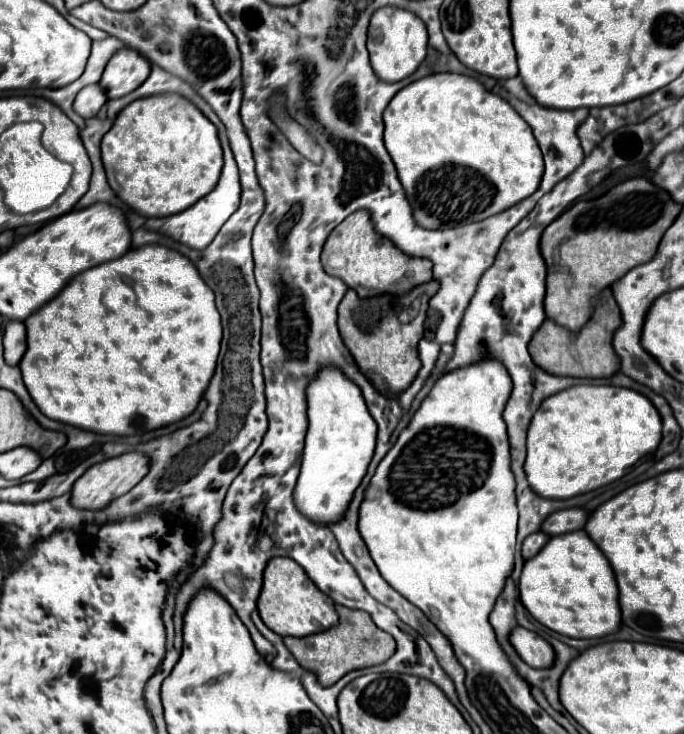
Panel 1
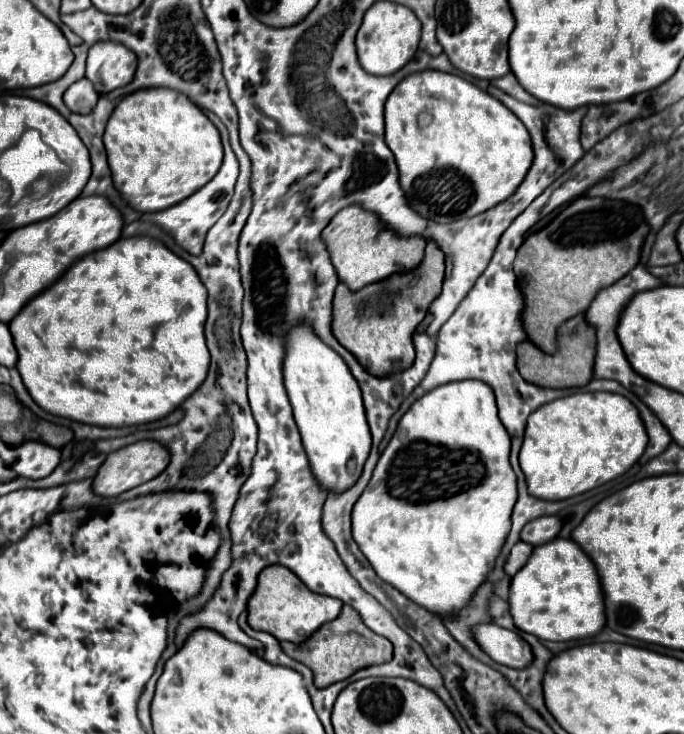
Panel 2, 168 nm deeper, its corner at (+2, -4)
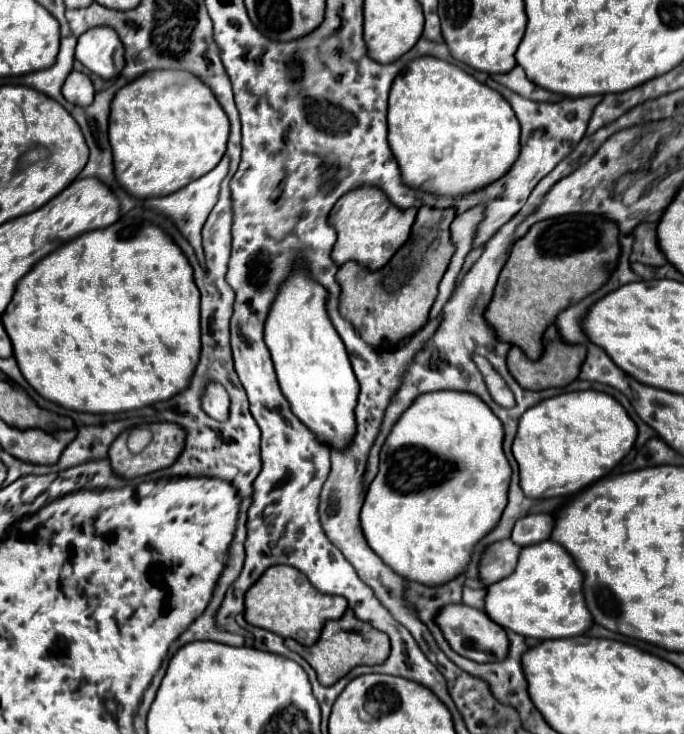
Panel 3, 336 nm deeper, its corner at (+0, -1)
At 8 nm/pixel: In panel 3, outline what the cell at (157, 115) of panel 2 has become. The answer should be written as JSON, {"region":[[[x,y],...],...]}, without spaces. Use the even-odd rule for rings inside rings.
{"region":[[[157,70],[123,86],[109,116],[117,182],[135,198],[165,196],[213,170],[227,150],[229,120],[213,92],[189,72]]]}

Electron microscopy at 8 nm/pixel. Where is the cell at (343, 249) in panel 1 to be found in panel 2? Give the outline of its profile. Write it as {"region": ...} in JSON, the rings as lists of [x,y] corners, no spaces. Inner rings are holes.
{"region":[[[349,205],[343,211],[339,211],[323,229],[321,239],[327,245],[339,281],[347,283],[347,287],[353,291],[369,283],[381,281],[391,273],[417,267],[425,251],[425,239],[421,235],[401,237],[387,229],[375,213],[363,209],[361,205]]]}

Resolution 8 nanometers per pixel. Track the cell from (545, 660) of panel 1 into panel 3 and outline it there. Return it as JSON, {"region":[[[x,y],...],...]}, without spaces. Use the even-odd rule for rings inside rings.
{"region":[[[467,604],[445,606],[441,610],[441,616],[437,616],[437,624],[443,628],[443,634],[451,648],[465,658],[471,658],[475,662],[501,662],[509,654],[507,632],[477,608],[471,608]]]}

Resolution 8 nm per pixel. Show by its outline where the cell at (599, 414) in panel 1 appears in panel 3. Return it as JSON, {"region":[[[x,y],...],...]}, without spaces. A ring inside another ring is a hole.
{"region":[[[583,390],[583,392],[565,392],[553,398],[535,404],[521,416],[519,430],[513,442],[513,456],[519,464],[519,484],[525,496],[539,498],[555,498],[555,496],[571,496],[581,492],[583,488],[595,484],[603,476],[607,476],[635,446],[637,426],[627,414],[627,410],[609,394]]]}

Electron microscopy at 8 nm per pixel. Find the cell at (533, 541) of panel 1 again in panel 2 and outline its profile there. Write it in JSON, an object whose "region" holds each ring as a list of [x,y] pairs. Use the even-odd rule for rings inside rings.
{"region":[[[519,541],[519,543],[515,543],[515,547],[511,549],[511,553],[509,553],[509,557],[507,557],[507,561],[505,561],[505,573],[509,575],[509,577],[513,577],[523,565],[525,565],[525,561],[529,559],[529,555],[531,555],[531,551],[533,551],[533,547],[529,545],[529,543],[523,543],[523,541]]]}

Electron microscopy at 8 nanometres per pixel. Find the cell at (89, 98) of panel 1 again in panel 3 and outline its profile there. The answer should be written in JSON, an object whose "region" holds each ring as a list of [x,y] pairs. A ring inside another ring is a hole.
{"region":[[[73,70],[63,84],[63,96],[67,102],[71,102],[75,106],[89,106],[95,96],[95,90],[93,90],[89,76]]]}

